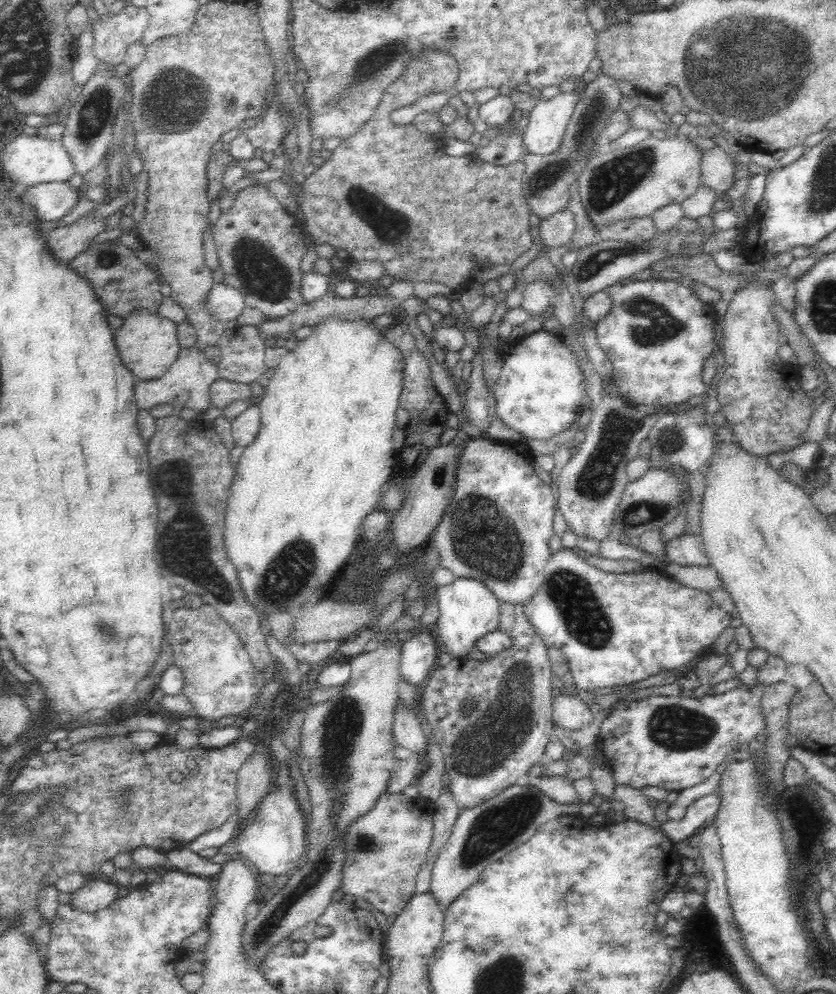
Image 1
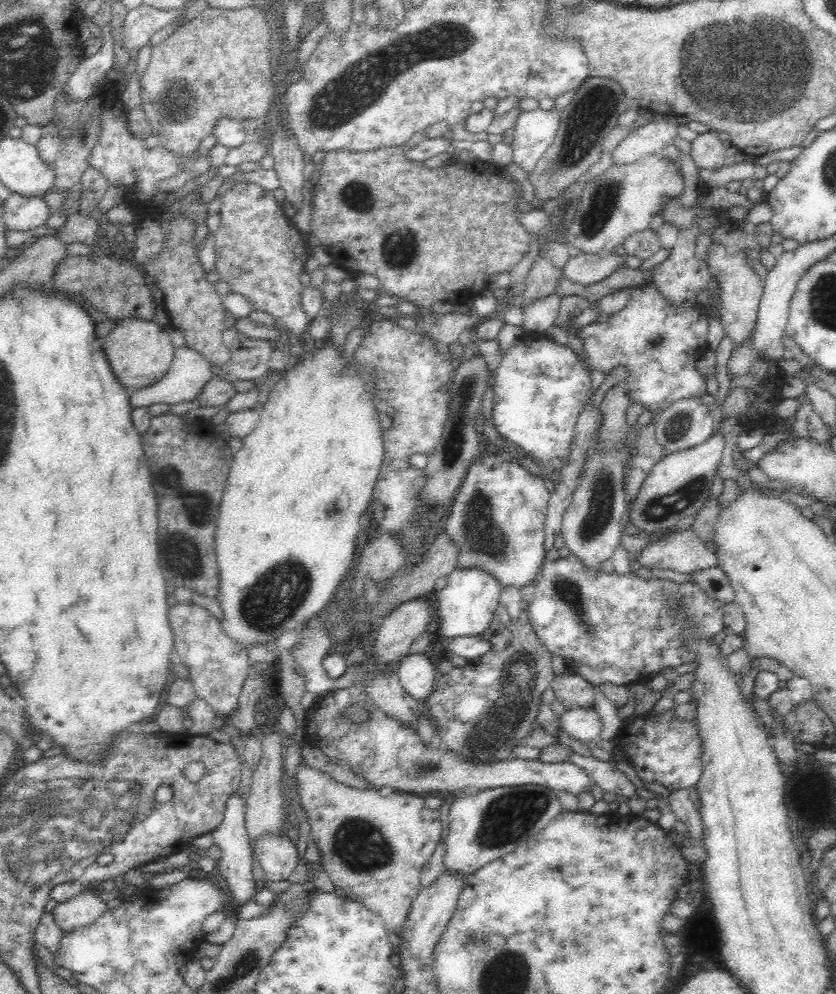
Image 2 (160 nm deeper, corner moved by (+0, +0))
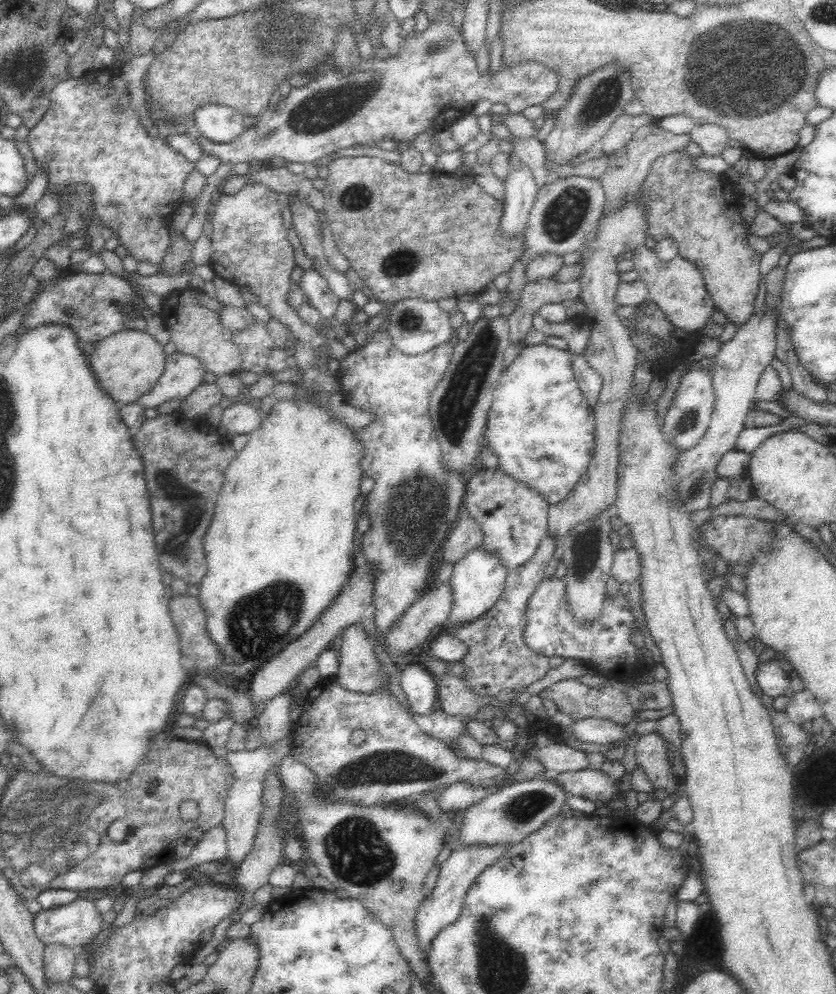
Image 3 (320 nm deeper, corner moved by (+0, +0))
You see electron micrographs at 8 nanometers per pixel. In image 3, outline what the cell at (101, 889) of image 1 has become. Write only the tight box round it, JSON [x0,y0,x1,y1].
[32,897,102,949]

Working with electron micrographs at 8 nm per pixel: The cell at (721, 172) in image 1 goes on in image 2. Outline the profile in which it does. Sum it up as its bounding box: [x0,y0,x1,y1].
[691,130,731,169]

